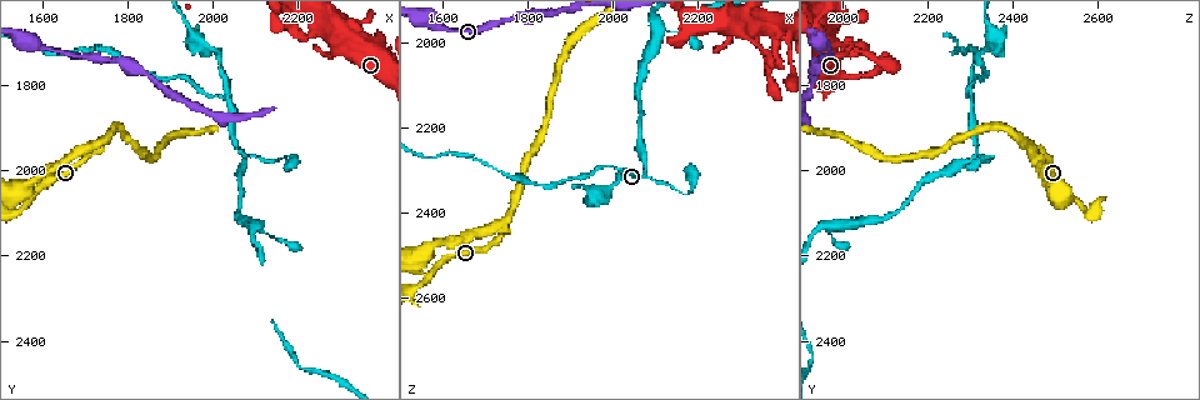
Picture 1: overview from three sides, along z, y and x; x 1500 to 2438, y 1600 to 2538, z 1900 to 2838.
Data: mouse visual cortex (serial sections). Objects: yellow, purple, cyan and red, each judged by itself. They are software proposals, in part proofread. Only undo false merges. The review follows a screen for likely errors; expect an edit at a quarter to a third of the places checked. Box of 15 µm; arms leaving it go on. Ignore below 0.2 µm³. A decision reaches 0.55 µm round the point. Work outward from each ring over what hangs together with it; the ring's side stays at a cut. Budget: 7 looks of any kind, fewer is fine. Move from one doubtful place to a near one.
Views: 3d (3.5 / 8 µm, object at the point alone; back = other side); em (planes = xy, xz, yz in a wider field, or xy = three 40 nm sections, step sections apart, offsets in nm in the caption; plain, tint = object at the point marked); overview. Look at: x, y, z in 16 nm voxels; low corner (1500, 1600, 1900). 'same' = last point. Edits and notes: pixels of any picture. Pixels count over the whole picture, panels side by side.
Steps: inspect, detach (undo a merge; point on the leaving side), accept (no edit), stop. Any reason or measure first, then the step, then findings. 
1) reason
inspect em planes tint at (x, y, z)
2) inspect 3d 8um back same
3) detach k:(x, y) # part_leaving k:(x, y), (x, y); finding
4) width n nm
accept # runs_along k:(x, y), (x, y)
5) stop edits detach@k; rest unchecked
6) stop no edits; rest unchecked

thick turns thin
inspect 3d 3.5um at (2070, 1980, 2285)

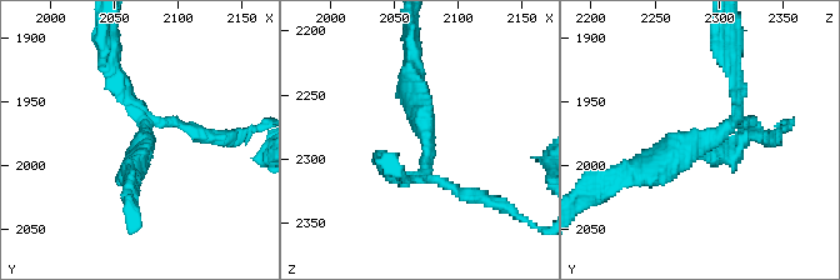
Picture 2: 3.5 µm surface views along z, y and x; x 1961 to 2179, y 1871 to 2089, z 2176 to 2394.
inspect em xy step 5 tint at (2074, 1974, 2286)

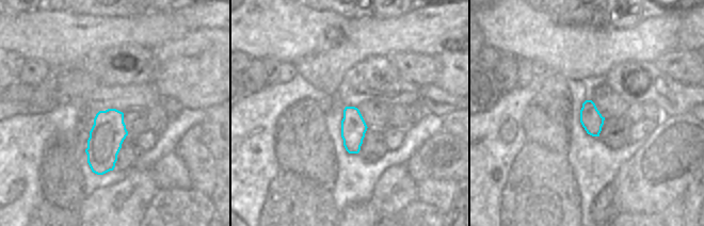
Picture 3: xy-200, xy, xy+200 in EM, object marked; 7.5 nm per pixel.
accept # runs_along 2:(399, 176), (425, 173), (410, 74); all the same cell

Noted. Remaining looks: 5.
a fork
inspect 3d 8um at (1740, 1955, 2450)

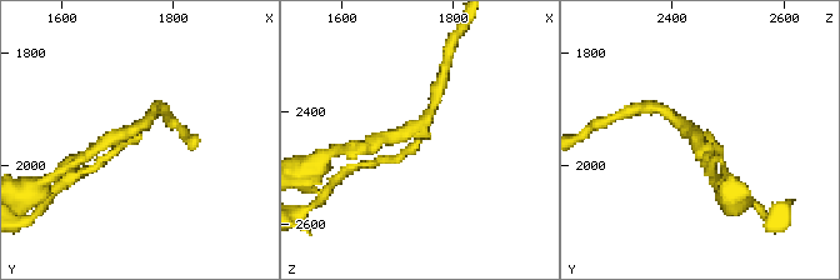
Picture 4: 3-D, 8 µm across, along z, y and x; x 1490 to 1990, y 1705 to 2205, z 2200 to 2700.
closer look
inspect 3d 3.5um at (1735, 1945, 2455)

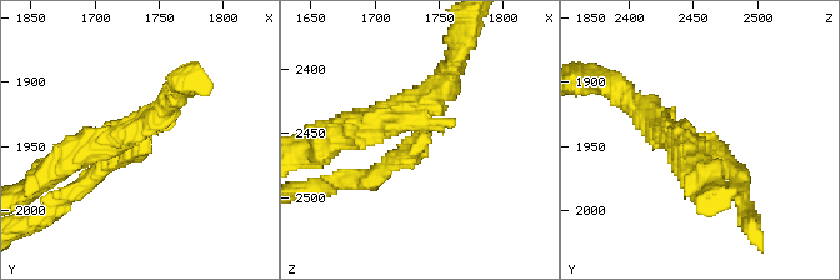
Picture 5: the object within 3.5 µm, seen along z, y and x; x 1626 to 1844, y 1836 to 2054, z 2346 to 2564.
inspect em xy step 3 tint at (1734, 1948, 2452)

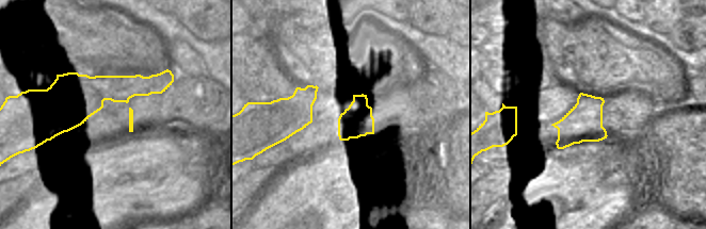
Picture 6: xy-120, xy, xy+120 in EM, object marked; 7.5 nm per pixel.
detach 5:(141, 129) # two cells meet here

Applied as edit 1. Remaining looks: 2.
stop edits detach@5; rest unchecked

